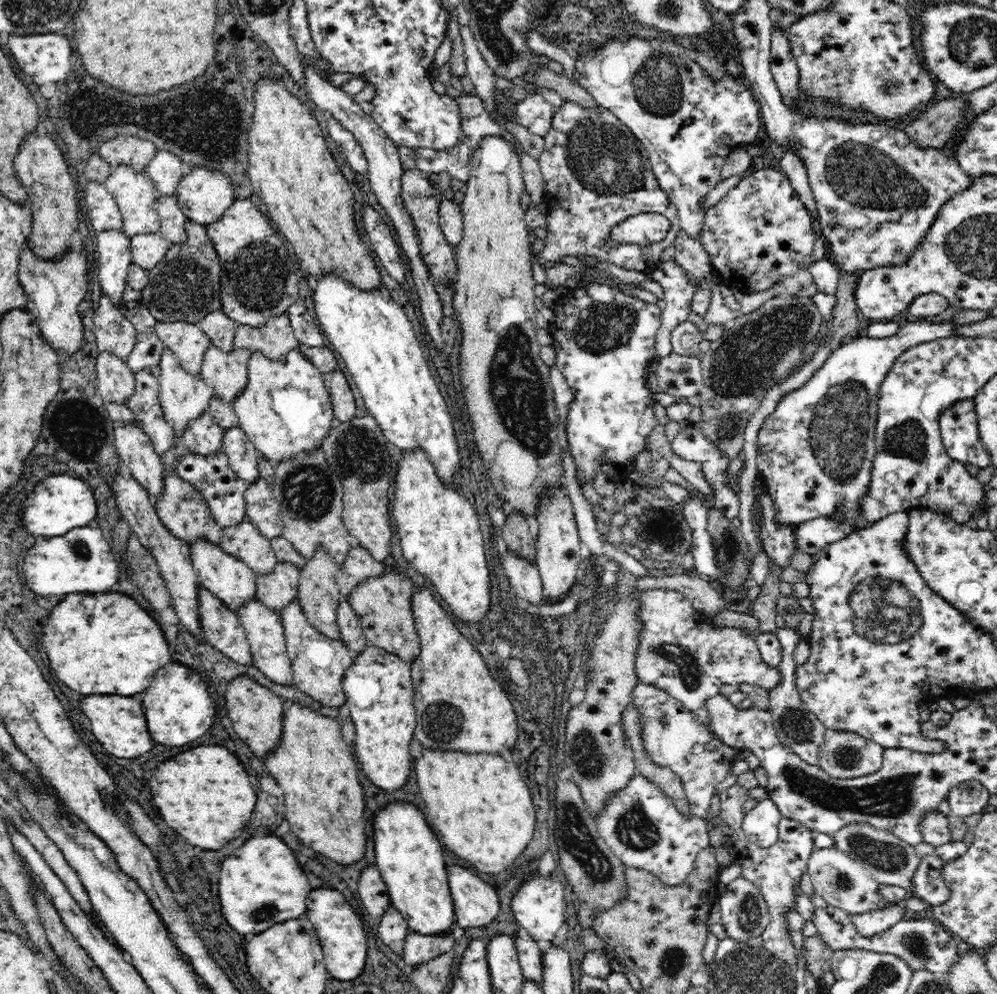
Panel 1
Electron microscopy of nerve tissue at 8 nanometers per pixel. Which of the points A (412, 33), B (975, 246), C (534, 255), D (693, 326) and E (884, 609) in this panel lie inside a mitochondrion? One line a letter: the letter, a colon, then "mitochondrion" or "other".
A: other
B: mitochondrion
C: other
D: other
E: mitochondrion

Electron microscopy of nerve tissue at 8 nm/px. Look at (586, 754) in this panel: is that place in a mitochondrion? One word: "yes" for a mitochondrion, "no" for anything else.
yes

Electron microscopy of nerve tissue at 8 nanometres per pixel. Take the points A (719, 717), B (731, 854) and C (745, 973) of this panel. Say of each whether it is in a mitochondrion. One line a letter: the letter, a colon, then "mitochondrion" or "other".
A: other
B: other
C: mitochondrion

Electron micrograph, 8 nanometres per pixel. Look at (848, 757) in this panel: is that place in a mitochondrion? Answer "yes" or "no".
yes

